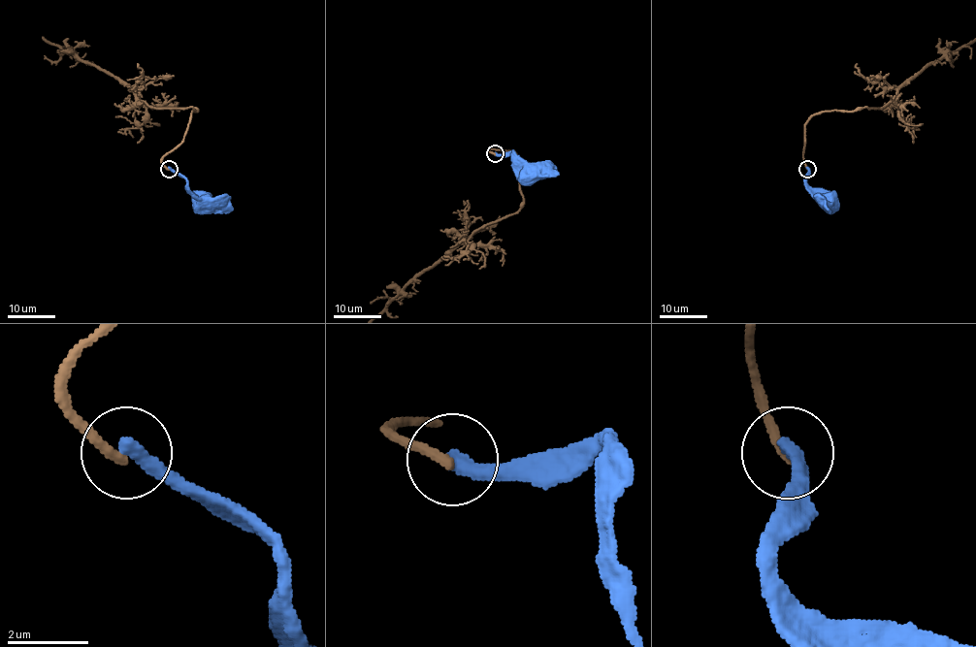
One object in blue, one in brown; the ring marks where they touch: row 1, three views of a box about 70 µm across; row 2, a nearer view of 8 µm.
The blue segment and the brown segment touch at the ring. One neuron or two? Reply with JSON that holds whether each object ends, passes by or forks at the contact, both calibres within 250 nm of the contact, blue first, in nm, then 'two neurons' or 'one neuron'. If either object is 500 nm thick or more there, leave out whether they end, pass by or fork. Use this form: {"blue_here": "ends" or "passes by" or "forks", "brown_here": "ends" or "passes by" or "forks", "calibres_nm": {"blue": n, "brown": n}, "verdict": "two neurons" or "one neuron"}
{"blue_here": "ends", "brown_here": "ends", "calibres_nm": {"blue": 400, "brown": 240}, "verdict": "two neurons"}

